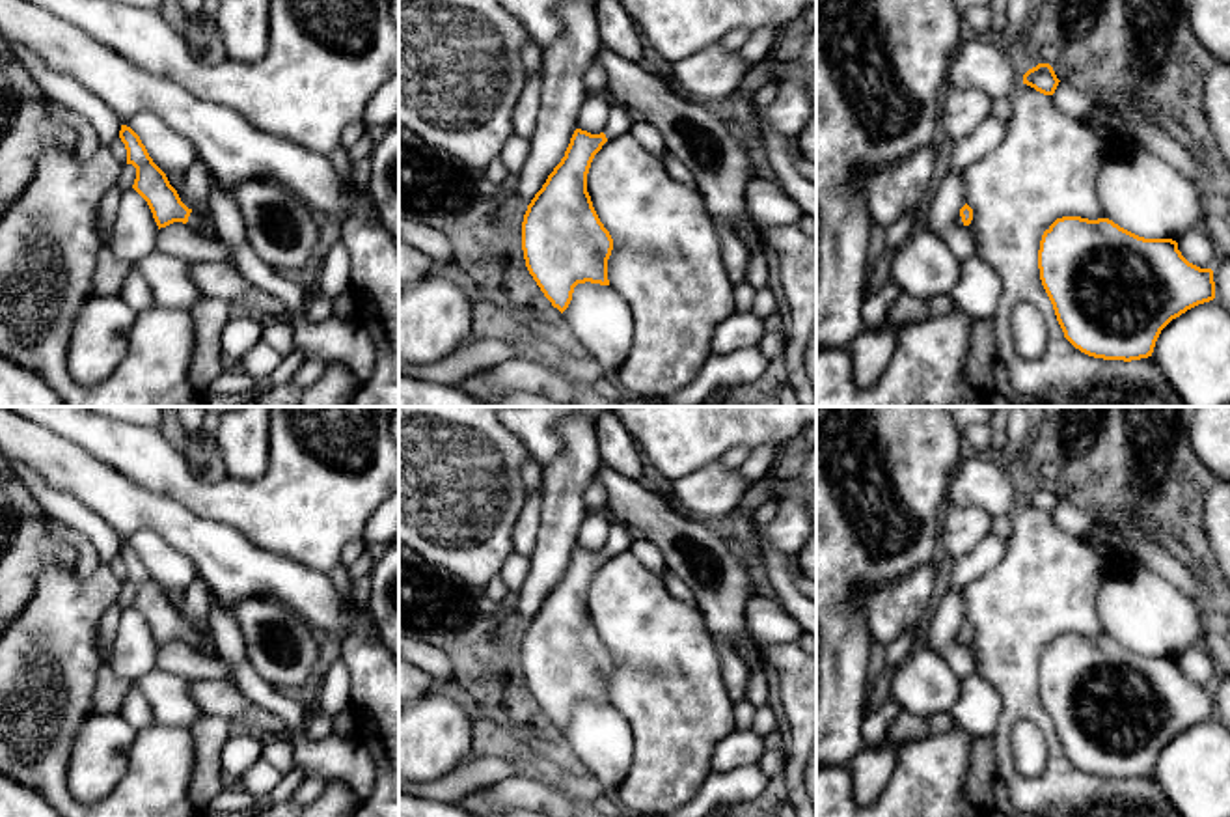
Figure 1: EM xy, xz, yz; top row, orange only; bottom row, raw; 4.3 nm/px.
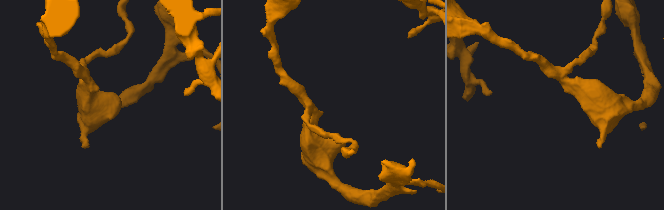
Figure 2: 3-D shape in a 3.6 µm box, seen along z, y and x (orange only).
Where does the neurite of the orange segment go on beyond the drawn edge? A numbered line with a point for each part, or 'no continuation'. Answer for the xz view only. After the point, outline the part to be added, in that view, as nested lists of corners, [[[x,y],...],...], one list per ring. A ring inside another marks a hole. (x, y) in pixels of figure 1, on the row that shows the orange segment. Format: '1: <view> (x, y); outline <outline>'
1: xz (621, 120); outline [[[611,103],[609,121],[604,129],[606,138],[611,140],[619,134],[630,132],[636,119],[637,118],[634,116],[634,112],[630,112],[628,108],[624,108],[621,104]]]

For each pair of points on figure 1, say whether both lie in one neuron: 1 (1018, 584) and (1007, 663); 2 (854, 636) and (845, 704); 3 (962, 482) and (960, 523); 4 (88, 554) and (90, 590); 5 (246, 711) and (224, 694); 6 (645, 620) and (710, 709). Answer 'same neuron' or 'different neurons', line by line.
1: same neuron
2: same neuron
3: different neurons
4: different neurons
5: same neuron
6: same neuron

